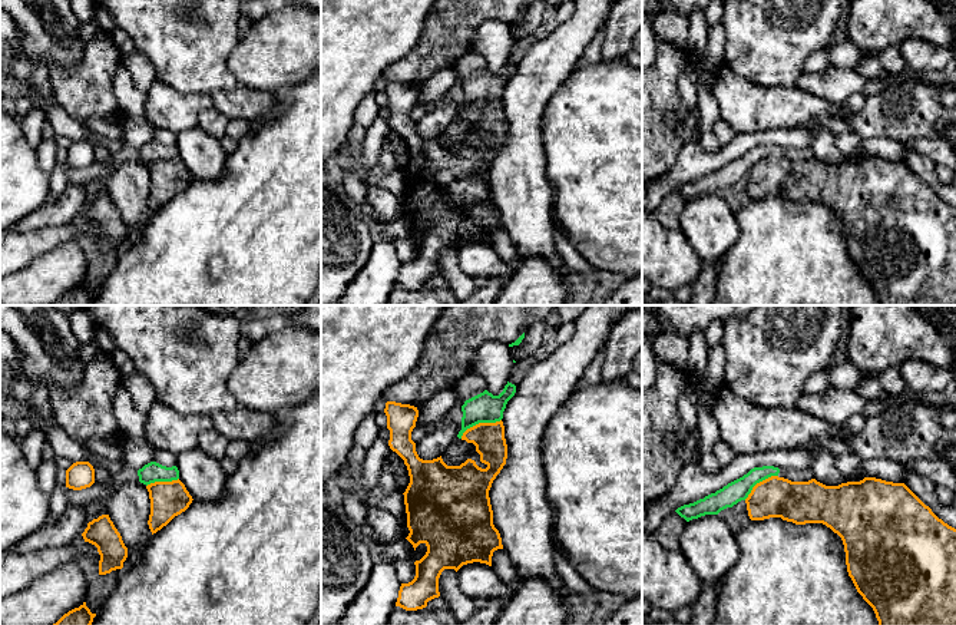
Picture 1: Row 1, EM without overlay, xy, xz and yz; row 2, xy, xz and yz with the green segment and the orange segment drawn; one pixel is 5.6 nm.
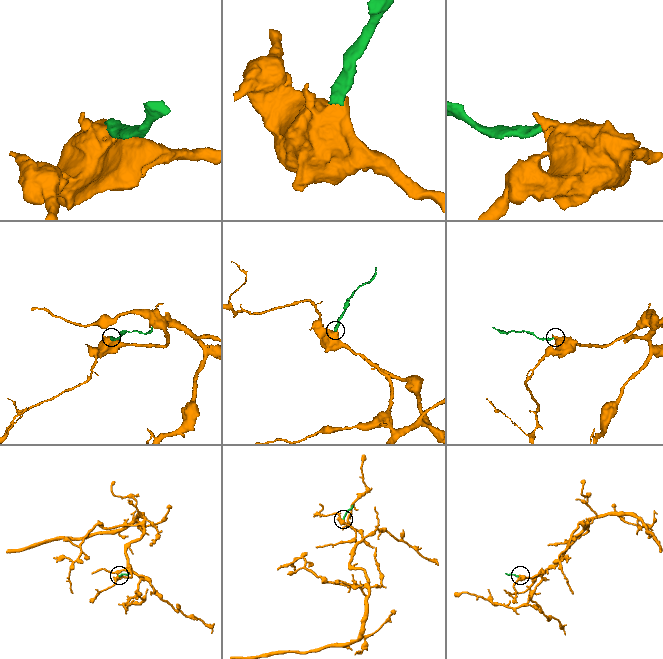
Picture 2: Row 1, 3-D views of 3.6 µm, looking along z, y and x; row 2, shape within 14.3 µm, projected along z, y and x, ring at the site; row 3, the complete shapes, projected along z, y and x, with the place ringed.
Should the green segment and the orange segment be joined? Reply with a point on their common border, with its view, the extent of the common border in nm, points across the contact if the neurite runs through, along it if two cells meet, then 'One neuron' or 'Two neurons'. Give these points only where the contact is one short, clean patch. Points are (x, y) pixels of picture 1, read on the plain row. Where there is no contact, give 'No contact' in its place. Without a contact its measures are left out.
Touches green at xz (479, 101). Shared border 260 nm. Boundary: xz (500, 98), (479, 101), (470, 105), (460, 116). Two neurons

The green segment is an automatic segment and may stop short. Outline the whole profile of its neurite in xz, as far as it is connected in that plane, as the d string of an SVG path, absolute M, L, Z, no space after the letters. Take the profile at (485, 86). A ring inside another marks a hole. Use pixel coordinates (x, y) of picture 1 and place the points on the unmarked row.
M507 60L499 75L493 75L484 69L483 72L464 80L462 85L462 109L441 133L441 138L447 145L460 145L467 138L472 138L479 146L487 146L487 143L480 140L480 133L476 130L476 125L463 119L462 115L467 108L479 102L500 100L503 97L506 83L515 75L515 72L516 65Z

